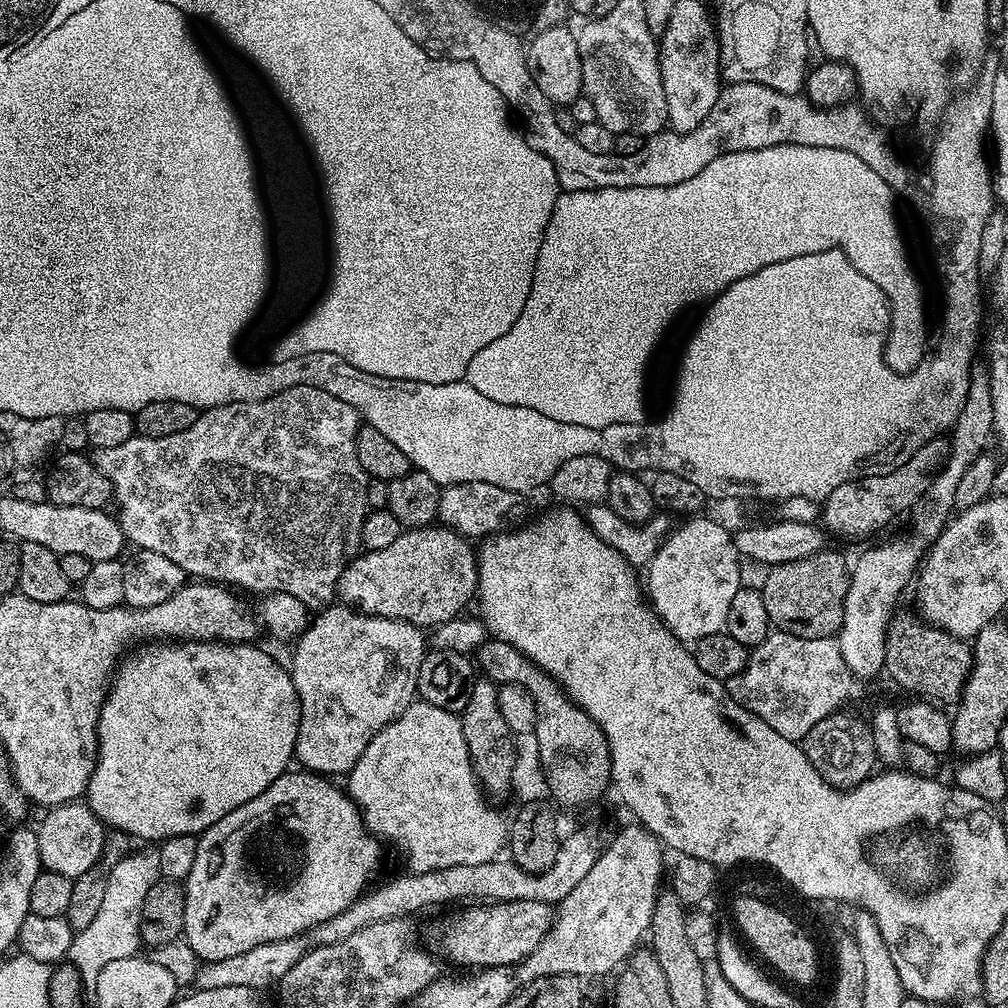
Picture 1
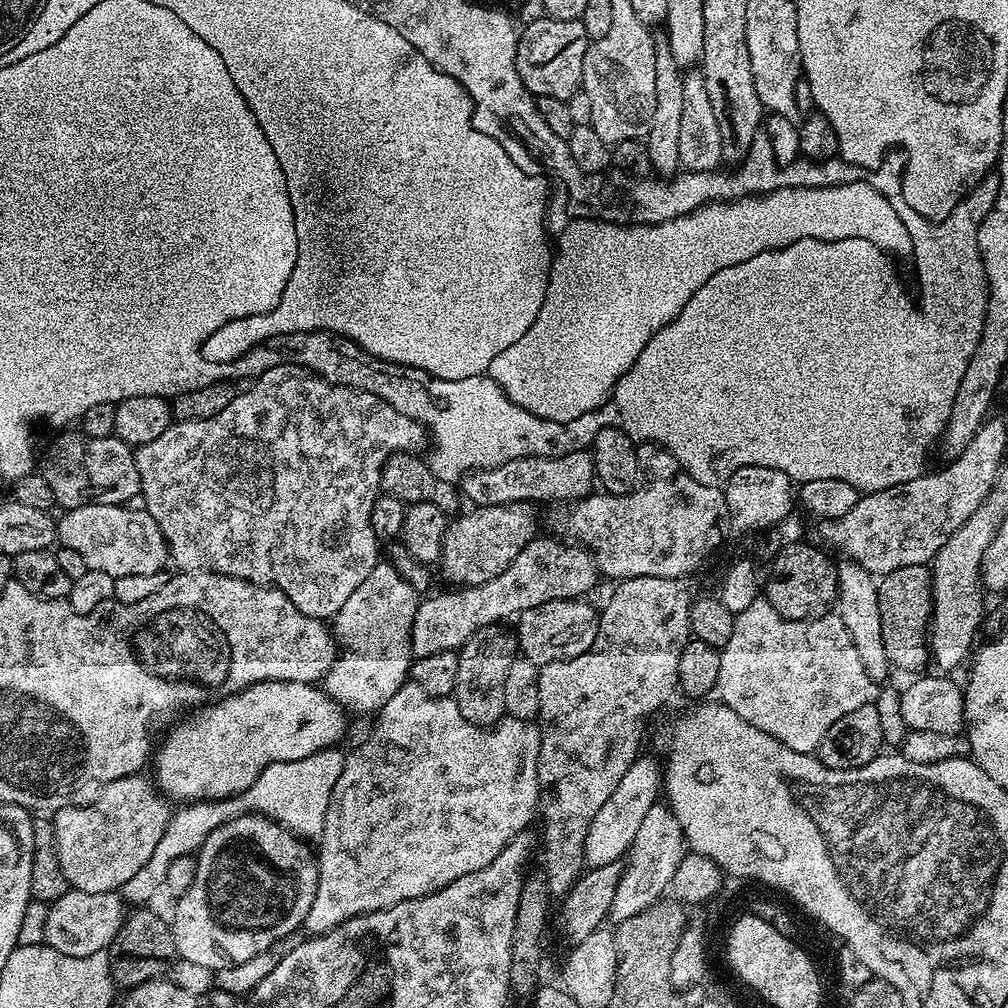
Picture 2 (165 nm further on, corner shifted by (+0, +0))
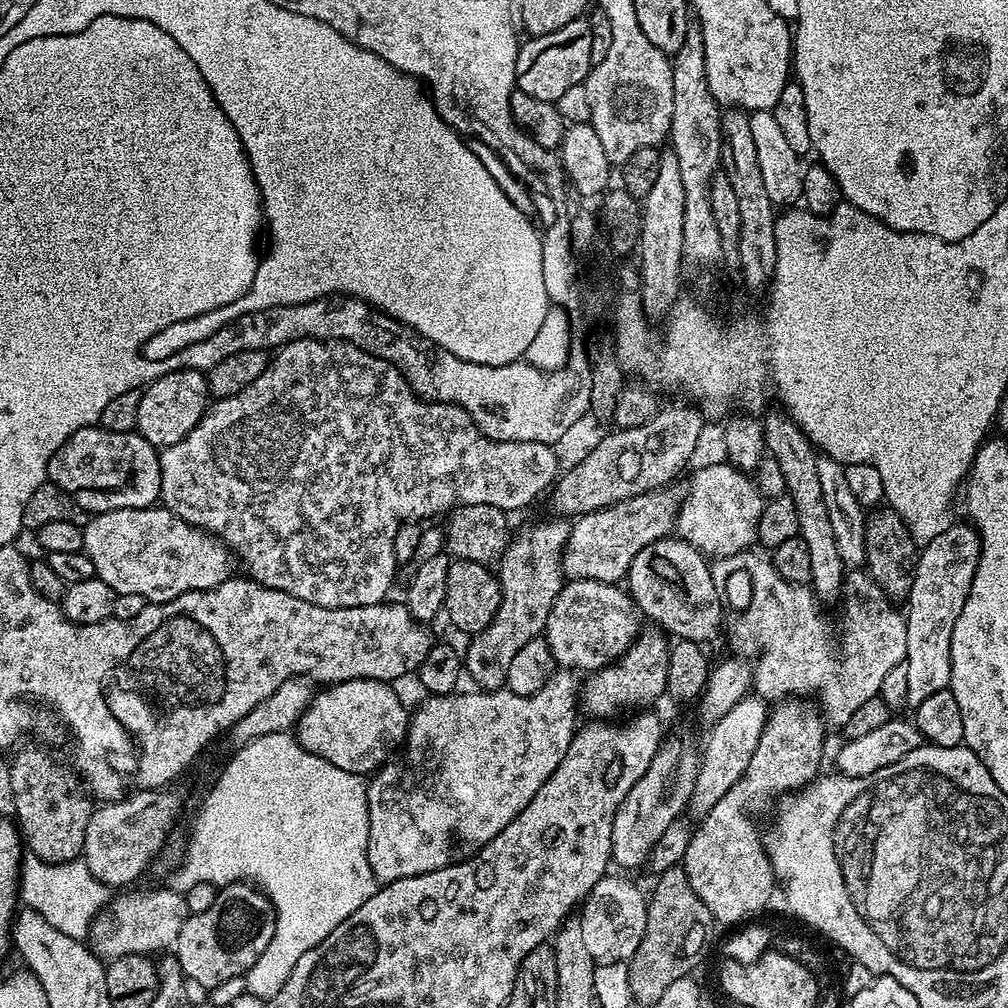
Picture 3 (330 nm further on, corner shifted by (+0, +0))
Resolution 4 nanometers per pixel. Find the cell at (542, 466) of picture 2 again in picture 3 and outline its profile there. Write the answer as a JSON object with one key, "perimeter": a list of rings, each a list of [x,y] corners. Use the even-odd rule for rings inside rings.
{"perimeter":[[[321,338],[289,339],[275,354],[277,354],[277,356],[273,355],[271,359],[269,359],[266,370],[262,370],[262,374],[258,374],[258,378],[254,378],[254,382],[250,382],[250,386],[246,386],[246,390],[238,390],[238,394],[234,394],[230,398],[222,398],[221,400],[209,403],[203,418],[198,422],[198,426],[194,426],[194,430],[190,430],[190,434],[186,434],[186,438],[182,438],[182,442],[174,442],[174,446],[170,446],[160,452],[159,503],[172,511],[178,518],[190,522],[196,528],[201,528],[203,532],[211,532],[213,536],[217,536],[219,540],[224,541],[229,549],[238,557],[239,563],[241,560],[241,562],[248,567],[247,575],[255,580],[257,584],[264,584],[267,588],[273,588],[274,590],[282,590],[286,594],[294,594],[294,598],[302,598],[302,602],[314,602],[314,606],[349,608],[350,606],[379,604],[387,597],[384,595],[391,590],[392,579],[395,578],[396,571],[398,571],[398,565],[394,558],[394,538],[403,524],[424,522],[427,516],[436,516],[439,512],[444,512],[443,514],[451,513],[453,508],[459,508],[461,504],[493,504],[501,508],[503,512],[512,514],[515,513],[515,508],[524,508],[527,504],[534,503],[544,491],[545,495],[545,493],[555,485],[558,477],[561,475],[562,467],[553,445],[543,444],[542,442],[505,442],[505,440],[491,440],[491,438],[473,422],[471,414],[466,410],[462,410],[456,404],[442,404],[434,400],[423,400],[421,396],[418,396],[415,390],[408,385],[406,378],[394,365],[388,361],[384,361],[382,358],[375,357],[374,354],[368,353],[366,350],[360,349],[354,344],[349,344],[345,340],[329,342]]]}

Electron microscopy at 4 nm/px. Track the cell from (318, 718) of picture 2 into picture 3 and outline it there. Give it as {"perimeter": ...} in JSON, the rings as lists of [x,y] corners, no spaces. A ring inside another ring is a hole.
{"perimeter":[[[347,680],[341,684],[329,684],[315,693],[308,709],[297,722],[294,735],[302,747],[318,758],[326,758],[338,770],[353,772],[355,776],[367,777],[389,763],[392,751],[399,749],[408,736],[409,709],[404,709],[400,696],[391,683],[382,680]]]}

